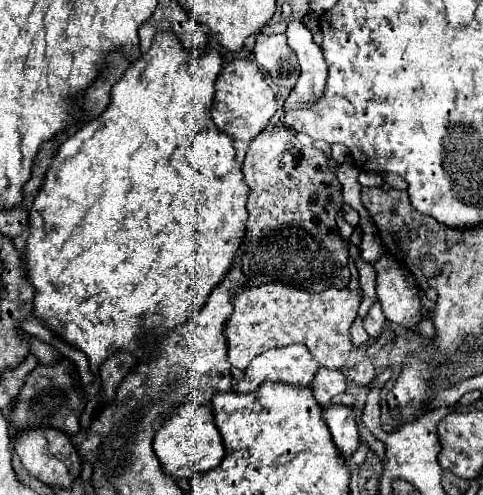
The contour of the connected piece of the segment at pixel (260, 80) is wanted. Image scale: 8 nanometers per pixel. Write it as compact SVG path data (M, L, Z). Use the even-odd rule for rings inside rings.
M232 60L224 66L216 80L216 94L212 102L212 120L216 126L232 136L234 140L250 142L266 128L268 120L276 112L276 98L272 88L266 84L262 70L252 60Z

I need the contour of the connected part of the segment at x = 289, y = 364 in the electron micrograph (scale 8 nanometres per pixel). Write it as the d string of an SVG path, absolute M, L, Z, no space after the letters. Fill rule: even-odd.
M304 344L272 348L250 362L244 378L234 384L236 392L254 392L264 380L292 386L308 386L318 372L318 362Z

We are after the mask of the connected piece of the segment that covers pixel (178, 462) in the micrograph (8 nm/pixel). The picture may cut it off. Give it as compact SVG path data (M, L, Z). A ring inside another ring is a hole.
M186 402L178 408L174 416L170 416L162 428L154 436L154 452L166 474L174 478L190 478L194 472L204 472L216 468L224 458L222 436L216 430L212 408L196 406L196 402Z

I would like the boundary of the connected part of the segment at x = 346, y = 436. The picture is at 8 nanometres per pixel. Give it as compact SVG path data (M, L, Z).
M332 404L332 406L324 408L322 416L332 432L332 438L334 438L334 444L338 446L338 450L344 456L350 456L358 448L358 442L360 442L358 428L354 422L354 410L348 406L342 406L342 404Z

